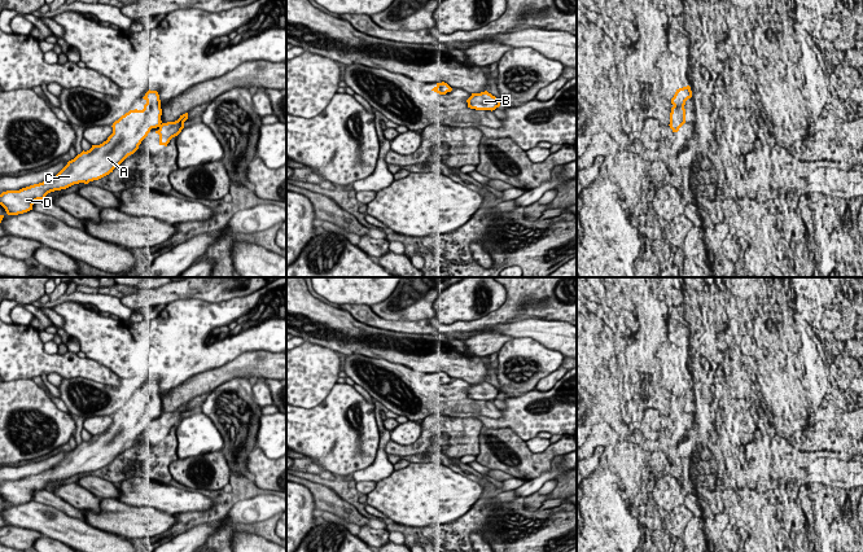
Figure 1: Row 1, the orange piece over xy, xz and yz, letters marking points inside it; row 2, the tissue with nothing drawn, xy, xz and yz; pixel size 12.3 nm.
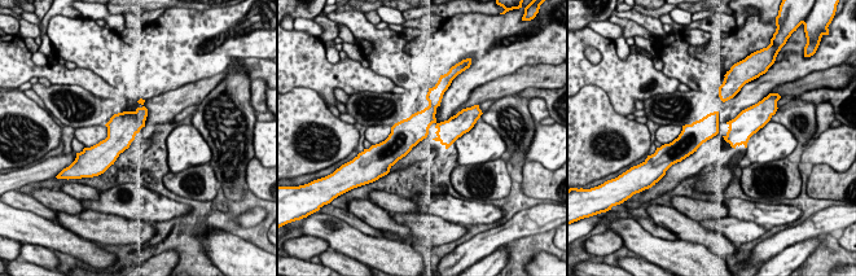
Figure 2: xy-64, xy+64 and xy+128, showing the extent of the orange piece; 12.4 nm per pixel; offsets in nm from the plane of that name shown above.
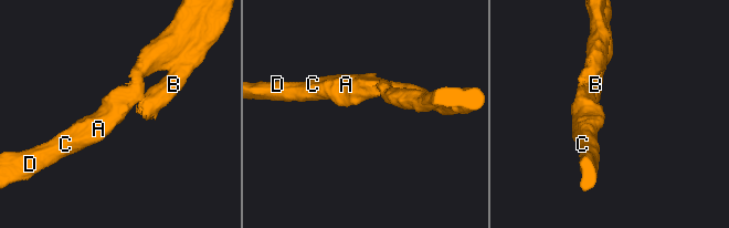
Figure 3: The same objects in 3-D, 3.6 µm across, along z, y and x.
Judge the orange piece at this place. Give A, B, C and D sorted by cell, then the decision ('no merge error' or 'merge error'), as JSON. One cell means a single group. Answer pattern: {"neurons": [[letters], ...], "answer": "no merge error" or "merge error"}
{"neurons": [["A", "B", "C", "D"]], "answer": "no merge error"}

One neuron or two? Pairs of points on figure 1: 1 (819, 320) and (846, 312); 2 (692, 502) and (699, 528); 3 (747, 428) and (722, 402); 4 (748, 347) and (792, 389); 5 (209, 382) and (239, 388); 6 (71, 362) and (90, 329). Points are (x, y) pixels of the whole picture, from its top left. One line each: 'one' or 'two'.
1: two
2: one
3: one
4: two
5: two
6: two

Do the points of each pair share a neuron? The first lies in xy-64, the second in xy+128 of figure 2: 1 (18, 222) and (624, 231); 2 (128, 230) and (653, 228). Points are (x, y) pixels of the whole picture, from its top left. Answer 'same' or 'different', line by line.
1: same
2: different

